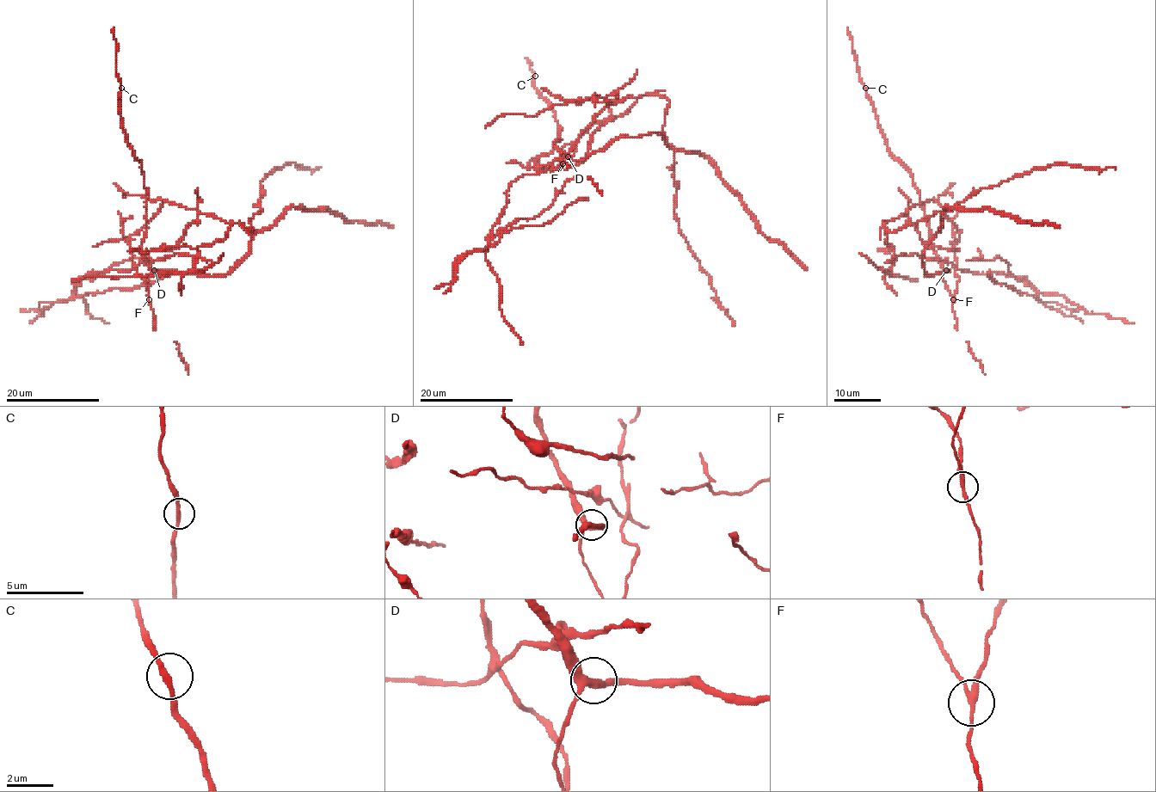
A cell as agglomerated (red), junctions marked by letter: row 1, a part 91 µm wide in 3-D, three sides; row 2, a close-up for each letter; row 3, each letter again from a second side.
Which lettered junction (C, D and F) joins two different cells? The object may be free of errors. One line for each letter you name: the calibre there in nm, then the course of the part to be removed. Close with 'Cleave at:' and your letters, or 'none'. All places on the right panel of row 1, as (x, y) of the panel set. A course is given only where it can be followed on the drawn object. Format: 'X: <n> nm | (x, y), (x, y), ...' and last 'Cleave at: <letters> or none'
F: 200 nm | (953, 299), (960, 234), (943, 208), (934, 200), (914, 205), (885, 224), (894, 233), (1036, 168), (1116, 168)
Cleave at: F

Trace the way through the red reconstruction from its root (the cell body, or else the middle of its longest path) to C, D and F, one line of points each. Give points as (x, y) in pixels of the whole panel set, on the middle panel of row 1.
C: (549, 170), (541, 168), (562, 167), (564, 154), (554, 144), (561, 128), (533, 86), (535, 76)
D: (549, 170), (541, 168), (551, 166), (557, 170), (562, 167), (559, 156), (562, 153), (568, 156)
F: (549, 170), (541, 168), (551, 166), (557, 170), (562, 163)

